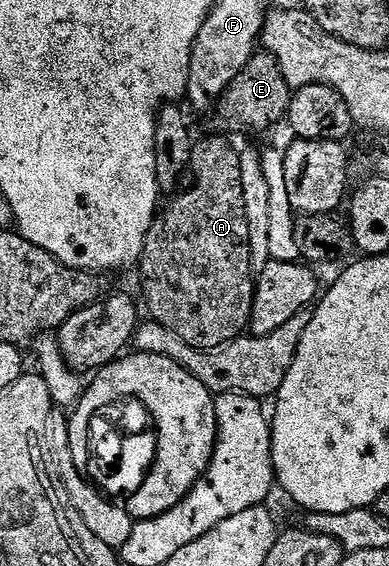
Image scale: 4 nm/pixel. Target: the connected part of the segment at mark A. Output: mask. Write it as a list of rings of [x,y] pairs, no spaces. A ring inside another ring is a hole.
[[[214,135],[211,139],[199,138],[192,149],[190,158],[189,174],[194,174],[194,184],[186,192],[175,194],[169,201],[170,208],[166,212],[163,210],[160,217],[155,218],[150,227],[148,237],[144,241],[144,249],[140,260],[142,267],[142,291],[146,294],[146,307],[150,310],[149,318],[155,323],[164,325],[164,329],[172,329],[180,341],[192,345],[201,351],[211,351],[217,347],[222,347],[226,343],[231,343],[233,339],[243,338],[247,334],[254,308],[254,289],[256,286],[256,272],[254,262],[250,259],[250,242],[248,241],[248,217],[244,213],[244,189],[240,185],[240,151],[234,148],[226,139]]]

